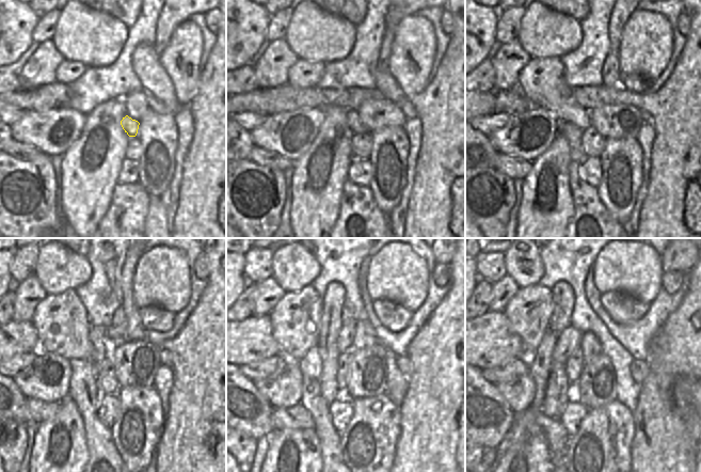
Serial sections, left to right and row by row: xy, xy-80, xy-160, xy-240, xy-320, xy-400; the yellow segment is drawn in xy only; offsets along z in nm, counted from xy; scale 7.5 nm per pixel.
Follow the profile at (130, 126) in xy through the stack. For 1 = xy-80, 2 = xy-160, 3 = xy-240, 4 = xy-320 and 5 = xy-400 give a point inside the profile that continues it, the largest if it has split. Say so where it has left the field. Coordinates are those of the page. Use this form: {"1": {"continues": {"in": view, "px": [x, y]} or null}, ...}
{"1": {"continues": {"in": "xy-80", "px": [355, 126]}}, "2": {"continues": {"in": "xy-160", "px": [542, 80]}}, "3": {"continues": {"in": "xy-240", "px": [62, 324]}}, "4": {"continues": {"in": "xy-320", "px": [296, 319]}}, "5": {"continues": {"in": "xy-400", "px": [528, 313]}}}

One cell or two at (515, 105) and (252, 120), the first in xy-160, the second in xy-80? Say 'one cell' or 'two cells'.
two cells

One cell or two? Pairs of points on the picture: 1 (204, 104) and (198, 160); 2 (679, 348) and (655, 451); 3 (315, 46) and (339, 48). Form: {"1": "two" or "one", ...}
{"1": "one", "2": "one", "3": "one"}

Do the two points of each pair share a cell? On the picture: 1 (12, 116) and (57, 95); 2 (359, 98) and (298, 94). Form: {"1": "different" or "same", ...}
{"1": "different", "2": "same"}

